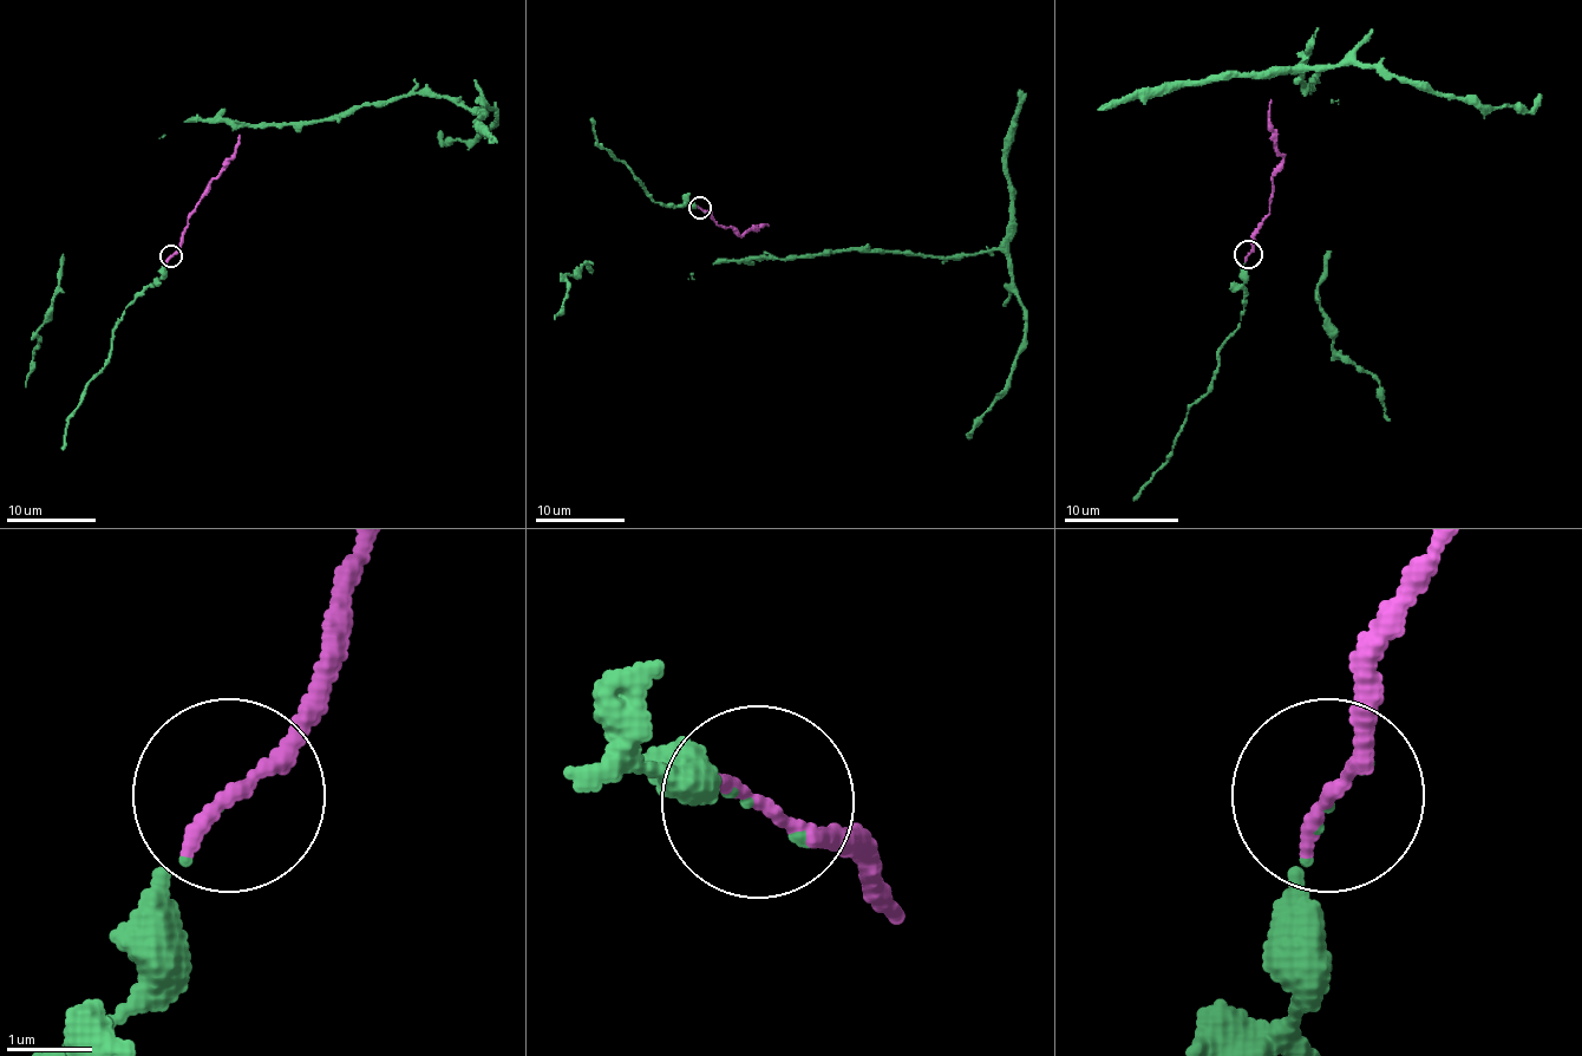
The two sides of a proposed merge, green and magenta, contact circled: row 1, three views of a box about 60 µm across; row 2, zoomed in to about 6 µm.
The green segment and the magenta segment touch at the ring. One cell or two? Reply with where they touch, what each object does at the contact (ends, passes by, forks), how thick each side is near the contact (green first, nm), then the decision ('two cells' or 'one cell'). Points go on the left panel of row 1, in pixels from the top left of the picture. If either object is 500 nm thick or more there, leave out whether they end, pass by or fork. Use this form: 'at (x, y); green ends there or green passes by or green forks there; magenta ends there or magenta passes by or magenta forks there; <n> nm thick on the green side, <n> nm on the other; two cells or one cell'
at (170, 256); green ends there; magenta ends there; 50 nm thick on the green side, 190 nm on the other; one cell

